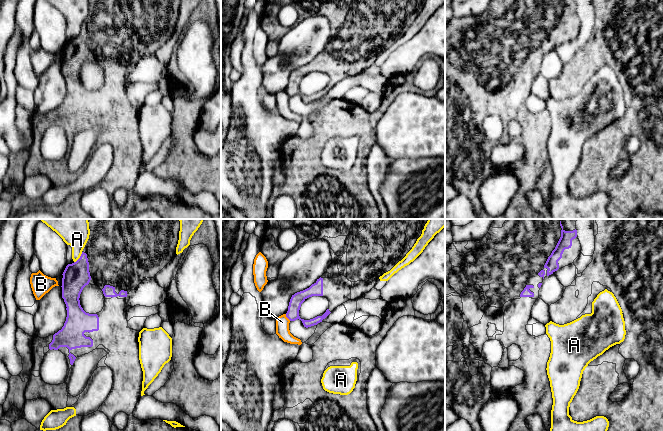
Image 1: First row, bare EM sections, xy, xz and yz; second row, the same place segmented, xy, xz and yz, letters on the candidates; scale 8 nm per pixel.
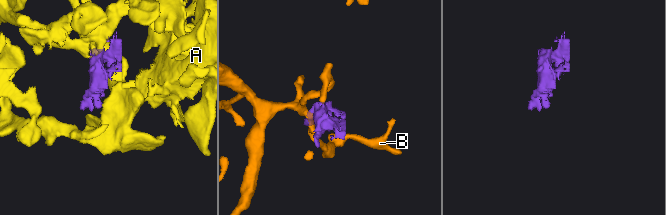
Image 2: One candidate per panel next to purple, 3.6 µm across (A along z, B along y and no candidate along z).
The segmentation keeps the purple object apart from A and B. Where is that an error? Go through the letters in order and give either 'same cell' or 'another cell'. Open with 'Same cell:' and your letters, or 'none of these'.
Same cell: none of these
A: another cell
B: another cell

